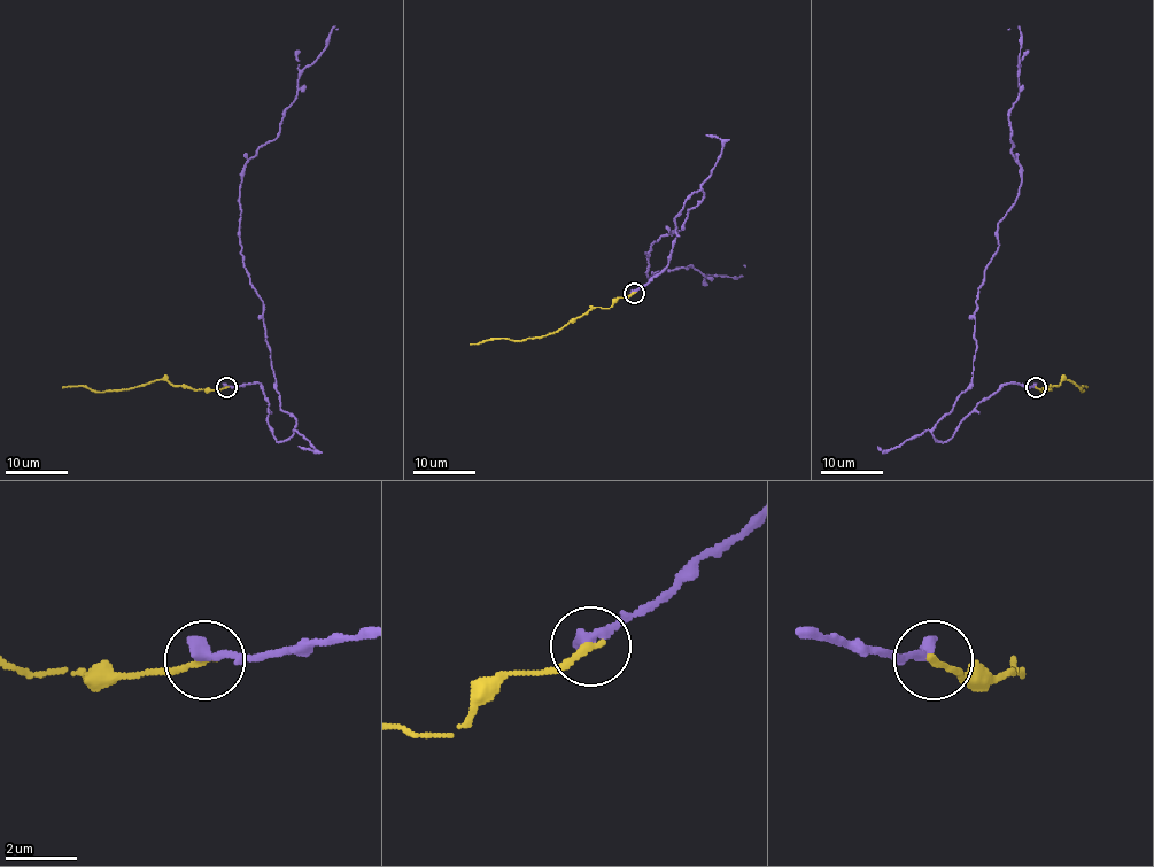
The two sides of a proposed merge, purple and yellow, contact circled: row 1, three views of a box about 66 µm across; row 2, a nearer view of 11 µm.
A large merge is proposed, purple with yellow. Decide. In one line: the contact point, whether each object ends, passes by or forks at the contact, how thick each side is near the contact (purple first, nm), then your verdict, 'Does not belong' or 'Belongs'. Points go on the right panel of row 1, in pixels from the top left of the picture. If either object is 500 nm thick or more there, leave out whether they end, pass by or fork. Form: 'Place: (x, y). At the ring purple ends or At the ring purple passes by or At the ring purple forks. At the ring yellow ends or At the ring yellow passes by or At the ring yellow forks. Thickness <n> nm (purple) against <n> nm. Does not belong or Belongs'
Place: (1036, 387). At the ring purple ends. At the ring yellow ends. Thickness 400 nm (purple) against 200 nm. Belongs

